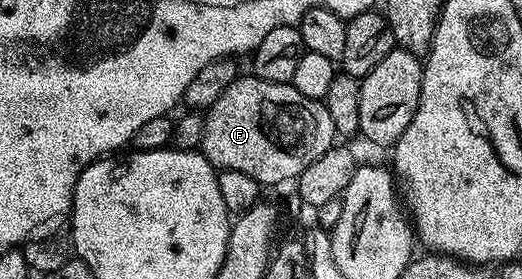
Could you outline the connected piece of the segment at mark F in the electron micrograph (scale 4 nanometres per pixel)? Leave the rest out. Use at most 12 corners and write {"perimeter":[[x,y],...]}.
{"perimeter":[[254,75],[206,110],[201,152],[263,187],[336,144],[323,101]]}

